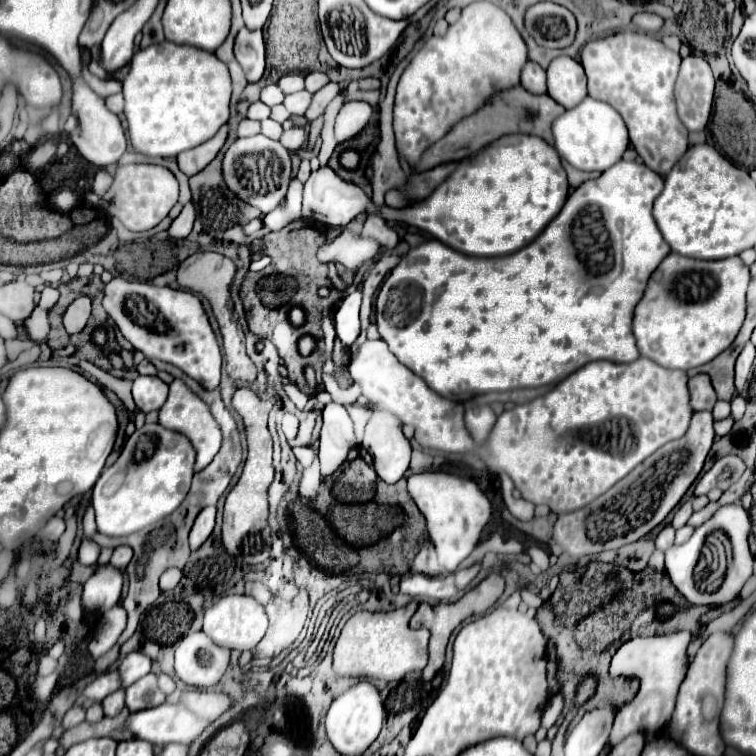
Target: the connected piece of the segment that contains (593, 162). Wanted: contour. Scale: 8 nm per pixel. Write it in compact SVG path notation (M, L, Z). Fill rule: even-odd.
M589 96L553 122L553 136L555 136L555 148L559 156L565 158L571 166L587 172L591 170L603 172L611 168L621 160L623 152L629 146L627 128L621 114L613 106L593 100Z

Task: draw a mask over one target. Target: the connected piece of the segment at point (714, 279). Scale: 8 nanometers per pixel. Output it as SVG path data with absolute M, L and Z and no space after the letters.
M671 252L651 274L645 296L635 308L633 334L641 356L673 370L711 362L731 346L745 320L747 284L749 268L739 256L697 260Z

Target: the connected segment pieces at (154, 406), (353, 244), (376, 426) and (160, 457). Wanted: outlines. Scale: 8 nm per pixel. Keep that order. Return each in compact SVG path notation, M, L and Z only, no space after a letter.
M137 376L133 380L133 400L137 410L145 414L159 410L167 400L167 384L157 376Z
M347 230L341 232L341 236L337 236L331 244L323 246L319 250L319 260L321 262L339 262L339 264L353 264L353 260L357 260L359 256L365 258L373 258L377 256L377 242L365 236L355 236Z
M373 412L363 434L361 446L371 454L377 476L387 484L395 484L409 468L411 444L401 426L395 414Z
M157 422L145 424L143 428L135 430L127 438L117 462L111 468L105 468L103 474L99 476L97 484L93 486L91 506L95 510L97 530L107 536L127 536L127 534L133 534L133 532L137 532L145 526L151 526L151 524L163 520L165 516L169 516L183 502L183 498L189 492L191 478L193 478L193 464L195 464L195 448L187 436L183 436L175 430L163 428Z

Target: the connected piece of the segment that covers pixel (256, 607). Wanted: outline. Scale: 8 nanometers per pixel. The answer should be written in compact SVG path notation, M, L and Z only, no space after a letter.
M247 594L223 596L219 602L215 602L211 608L205 610L203 632L209 638L213 638L217 646L225 646L229 650L253 650L265 636L265 630L267 630L265 608L253 596Z

